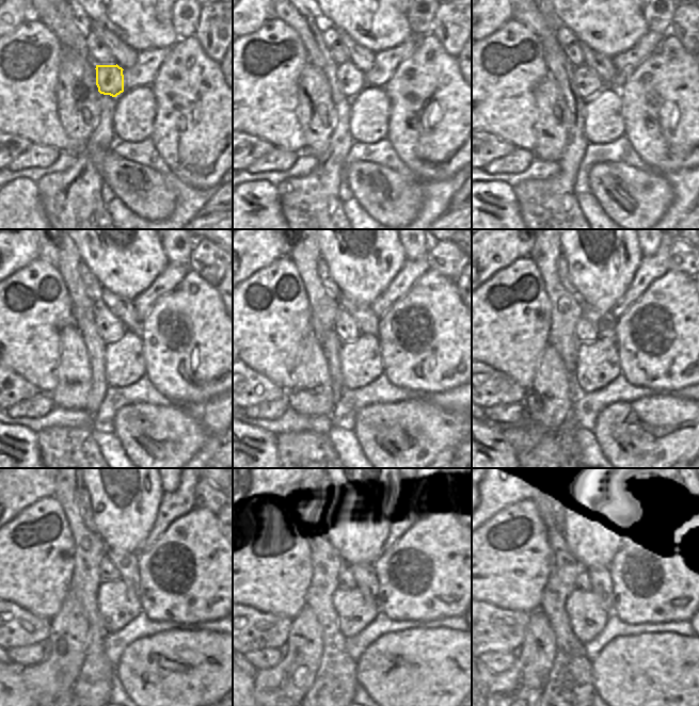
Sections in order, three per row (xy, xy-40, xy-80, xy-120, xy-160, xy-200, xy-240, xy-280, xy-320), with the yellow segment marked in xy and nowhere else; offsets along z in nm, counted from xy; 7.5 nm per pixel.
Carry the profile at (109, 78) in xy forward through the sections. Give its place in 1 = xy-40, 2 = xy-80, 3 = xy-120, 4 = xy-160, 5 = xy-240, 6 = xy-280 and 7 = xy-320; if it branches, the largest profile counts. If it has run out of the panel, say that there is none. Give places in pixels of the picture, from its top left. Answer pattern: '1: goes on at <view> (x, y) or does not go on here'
1: goes on at xy-40 (351, 80)
2: goes on at xy-80 (588, 82)
3: goes on at xy-120 (110, 326)
4: goes on at xy-160 (347, 329)
5: goes on at xy-240 (109, 572)
6: goes on at xy-280 (346, 577)
7: goes on at xy-320 (584, 581)

